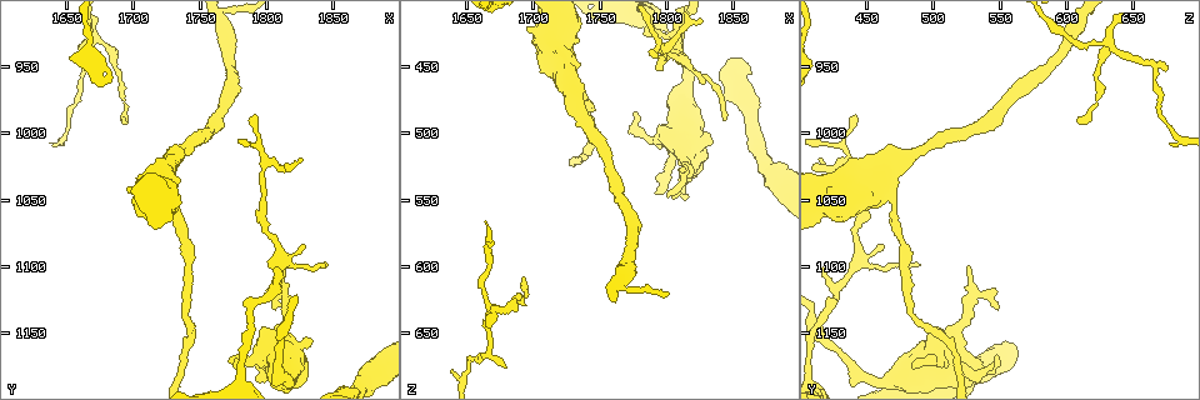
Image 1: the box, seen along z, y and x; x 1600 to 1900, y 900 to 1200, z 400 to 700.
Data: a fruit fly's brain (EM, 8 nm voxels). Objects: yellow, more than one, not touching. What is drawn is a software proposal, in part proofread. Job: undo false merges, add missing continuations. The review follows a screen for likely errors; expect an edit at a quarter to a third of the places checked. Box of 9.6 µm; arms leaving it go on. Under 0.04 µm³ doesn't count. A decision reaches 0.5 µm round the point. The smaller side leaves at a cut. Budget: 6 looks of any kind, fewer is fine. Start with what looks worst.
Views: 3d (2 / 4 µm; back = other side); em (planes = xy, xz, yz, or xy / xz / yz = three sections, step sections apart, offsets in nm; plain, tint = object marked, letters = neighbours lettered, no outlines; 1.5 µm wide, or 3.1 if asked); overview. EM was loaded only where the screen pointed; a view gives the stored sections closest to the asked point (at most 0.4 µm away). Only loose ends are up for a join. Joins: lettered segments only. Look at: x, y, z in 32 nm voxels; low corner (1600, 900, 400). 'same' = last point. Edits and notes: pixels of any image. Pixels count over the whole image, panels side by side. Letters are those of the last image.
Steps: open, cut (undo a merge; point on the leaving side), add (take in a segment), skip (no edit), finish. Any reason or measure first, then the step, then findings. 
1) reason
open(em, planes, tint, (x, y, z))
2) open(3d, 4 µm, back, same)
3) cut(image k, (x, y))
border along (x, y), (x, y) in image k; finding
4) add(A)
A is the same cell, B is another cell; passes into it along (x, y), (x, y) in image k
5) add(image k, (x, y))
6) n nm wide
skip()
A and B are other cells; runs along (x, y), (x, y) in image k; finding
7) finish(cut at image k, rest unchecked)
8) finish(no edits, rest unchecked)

an open end
open(em, planes, tint, (1794, 1170, 544))

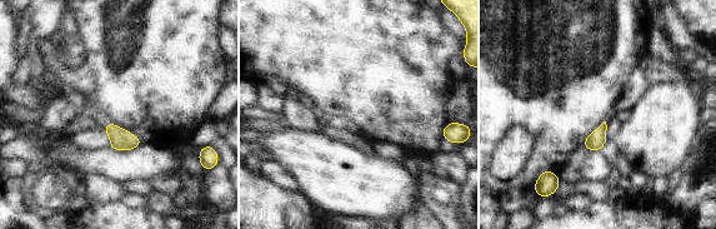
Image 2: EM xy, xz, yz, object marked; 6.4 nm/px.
open(em, planes, letters, same)

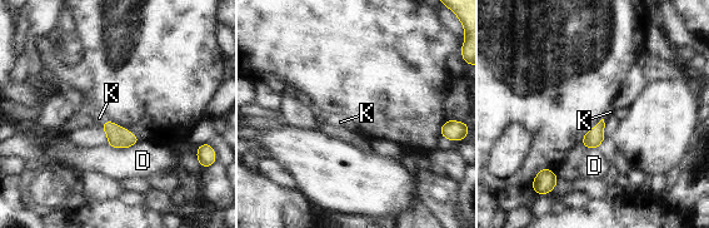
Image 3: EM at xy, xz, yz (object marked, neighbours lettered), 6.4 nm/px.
add(K)
K is the same cell, D is another cell; passes into it along (118, 137), (104, 122), (99, 118) in image 3; the cell continues

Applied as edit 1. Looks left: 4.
open(overview)

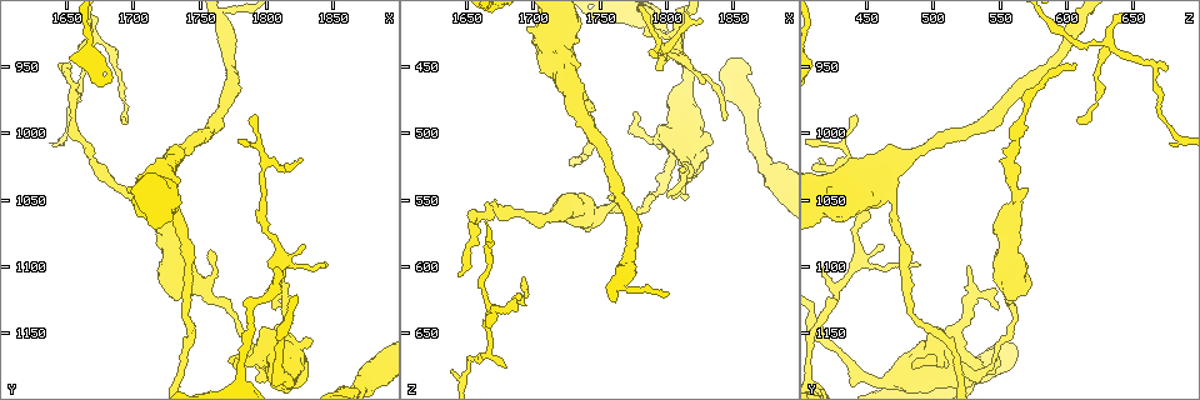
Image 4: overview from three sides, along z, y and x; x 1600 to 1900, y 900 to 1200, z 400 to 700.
tapers out
open(em, planes, tint, (1680, 950, 676))

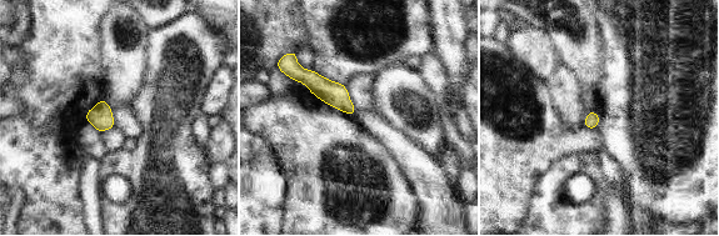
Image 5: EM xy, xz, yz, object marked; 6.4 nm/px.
open(em, planes, letters, same)

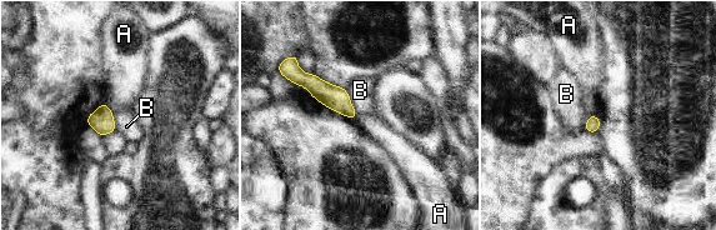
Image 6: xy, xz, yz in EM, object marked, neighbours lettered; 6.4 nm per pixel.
B touches over 180 nm
skip()
A and B are other cells; runs along (299, 78), (333, 96), (353, 116) in image 6; no lettered segment goes on from it

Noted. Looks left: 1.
finish(add at image 3, rest unchecked)

